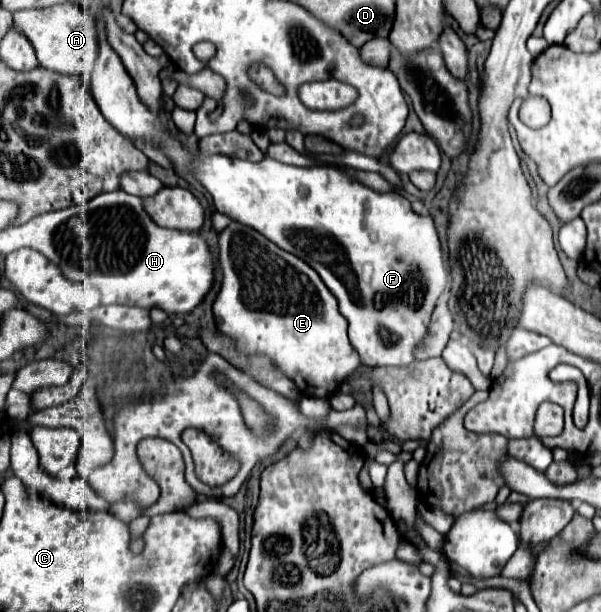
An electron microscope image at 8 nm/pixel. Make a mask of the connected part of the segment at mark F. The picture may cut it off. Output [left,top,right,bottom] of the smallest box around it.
[93,29,449,367]

